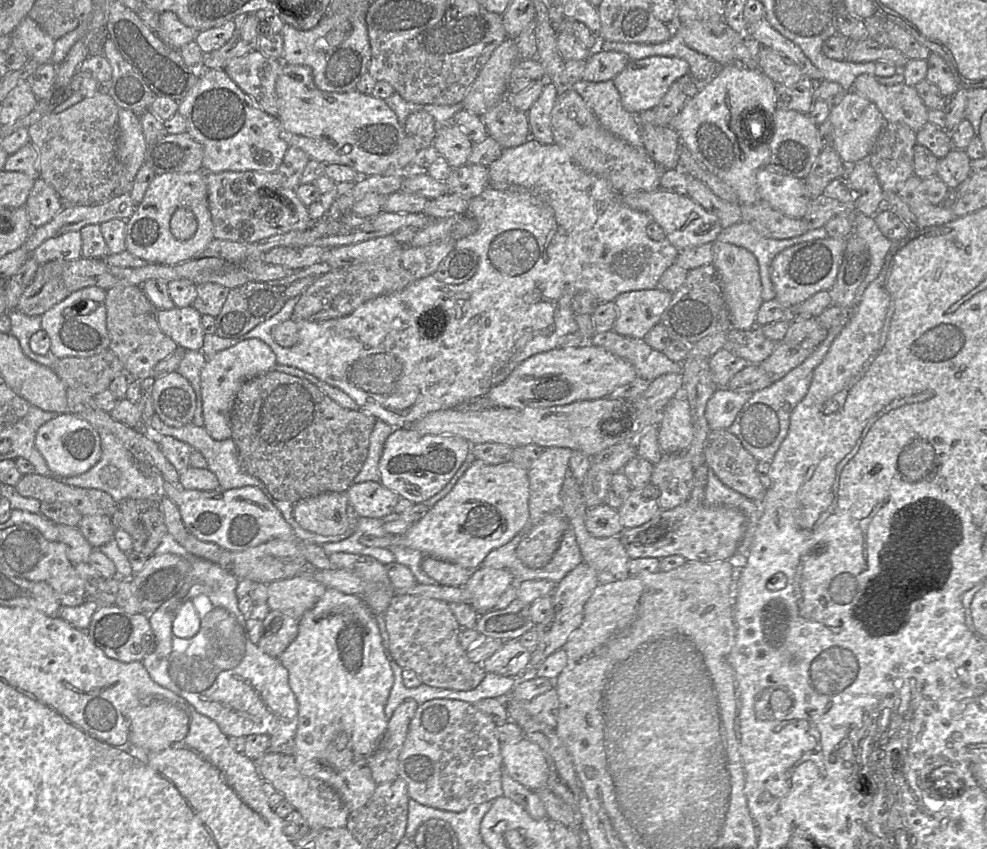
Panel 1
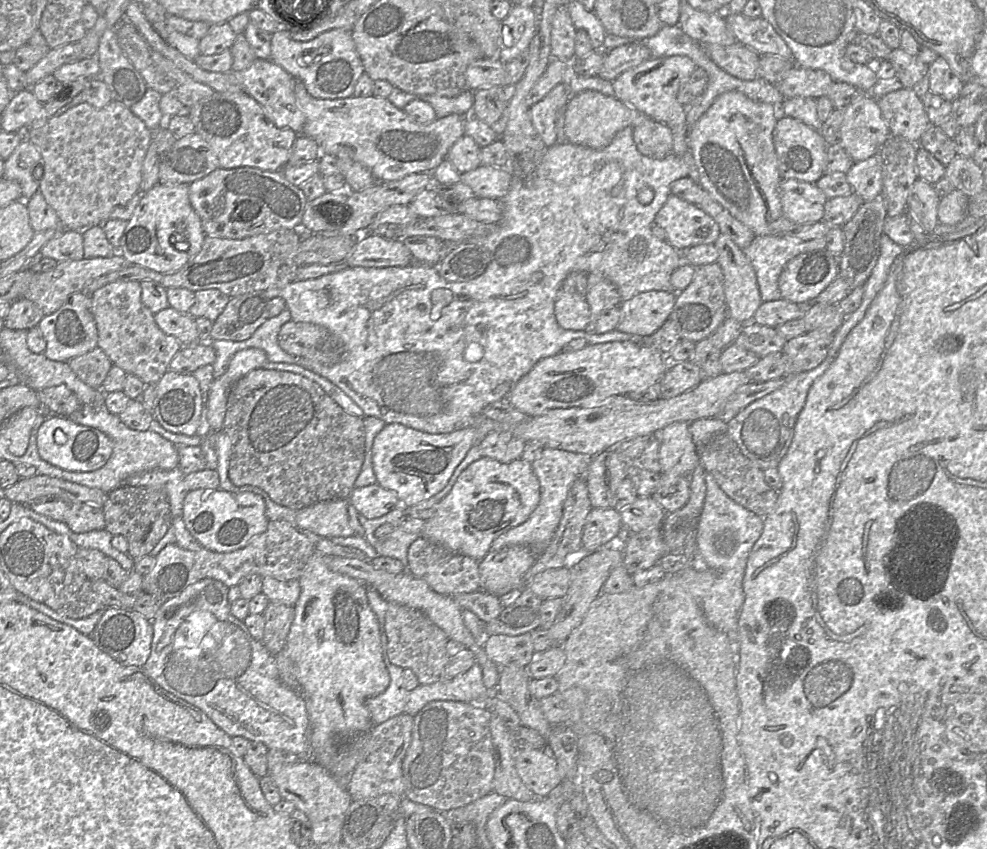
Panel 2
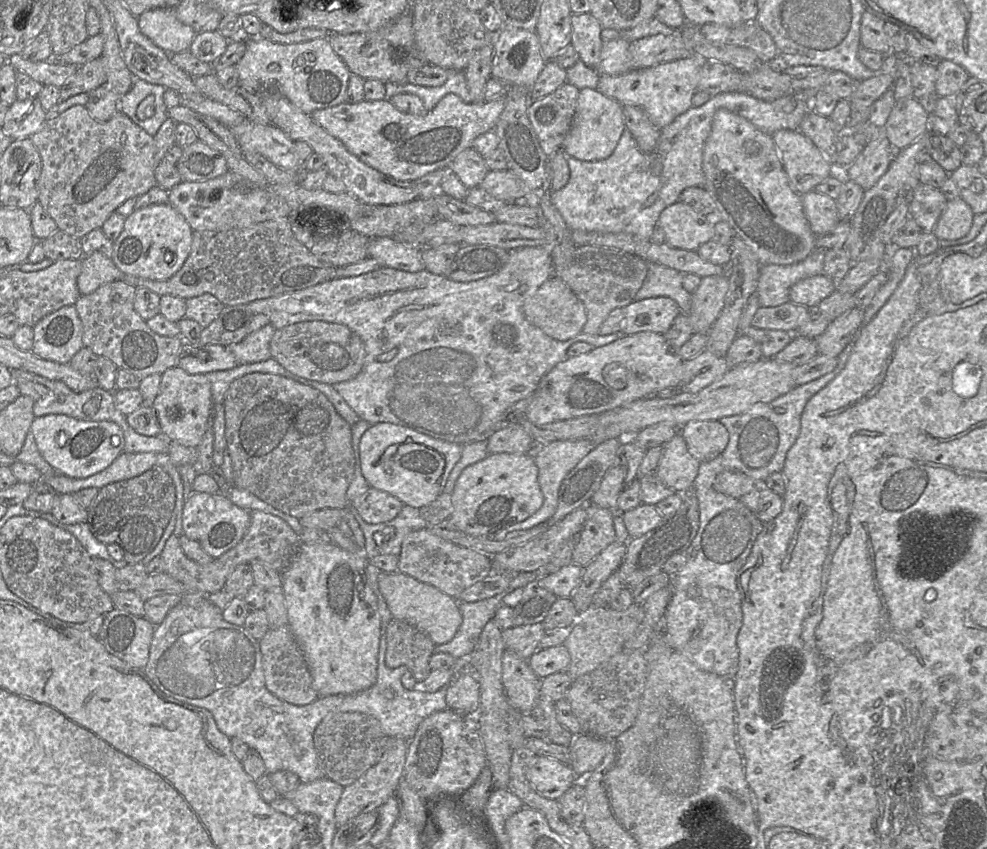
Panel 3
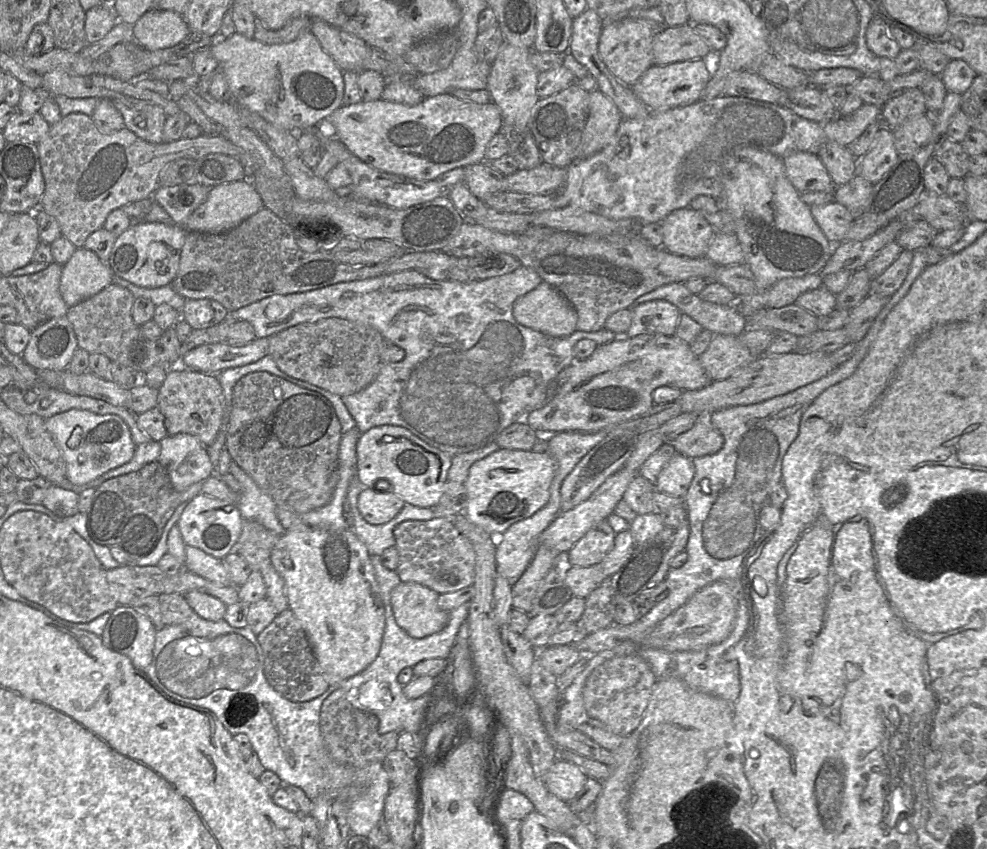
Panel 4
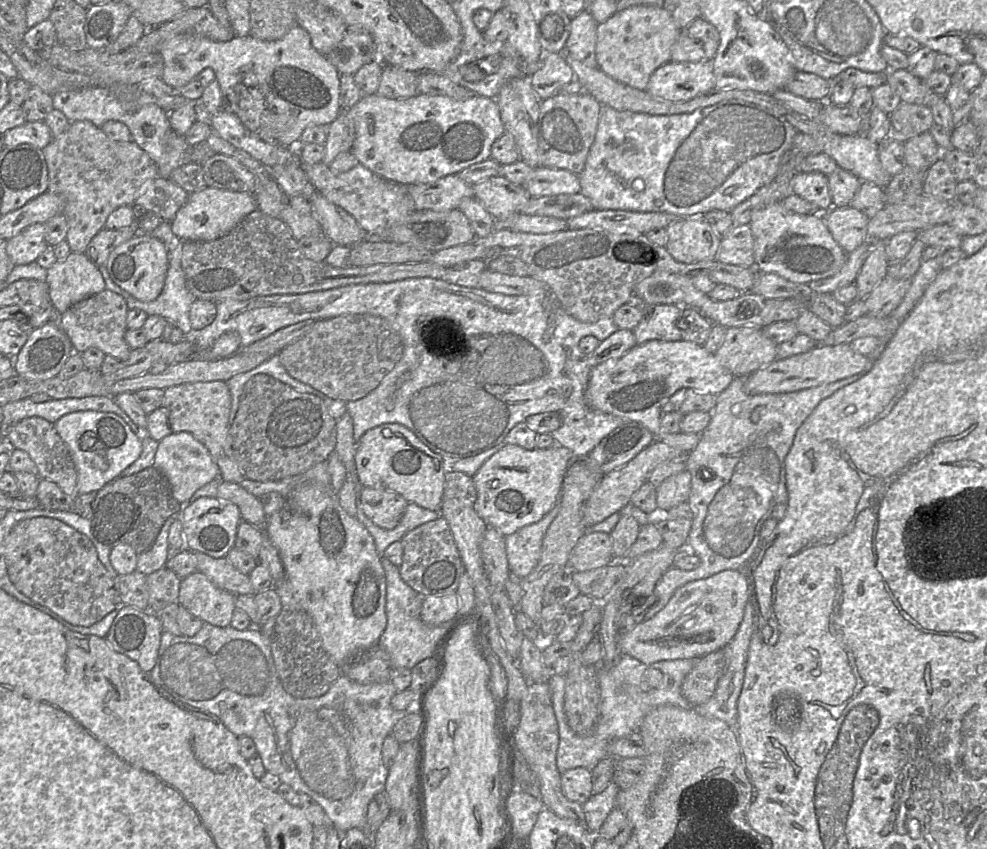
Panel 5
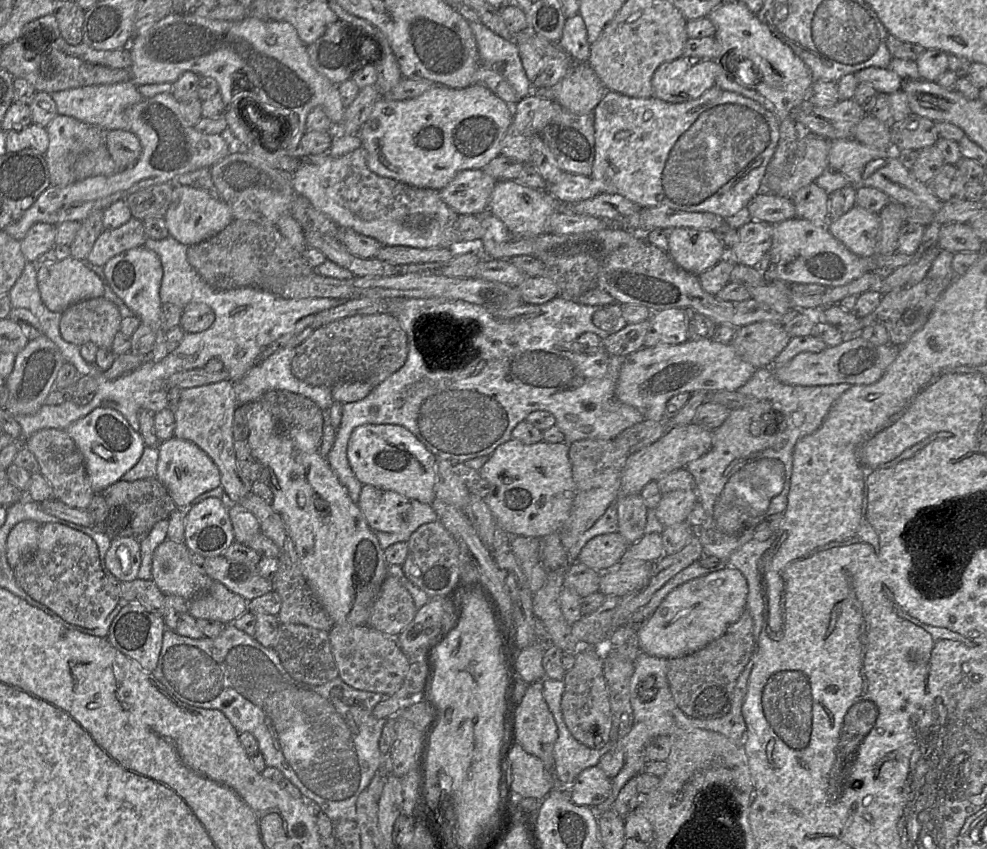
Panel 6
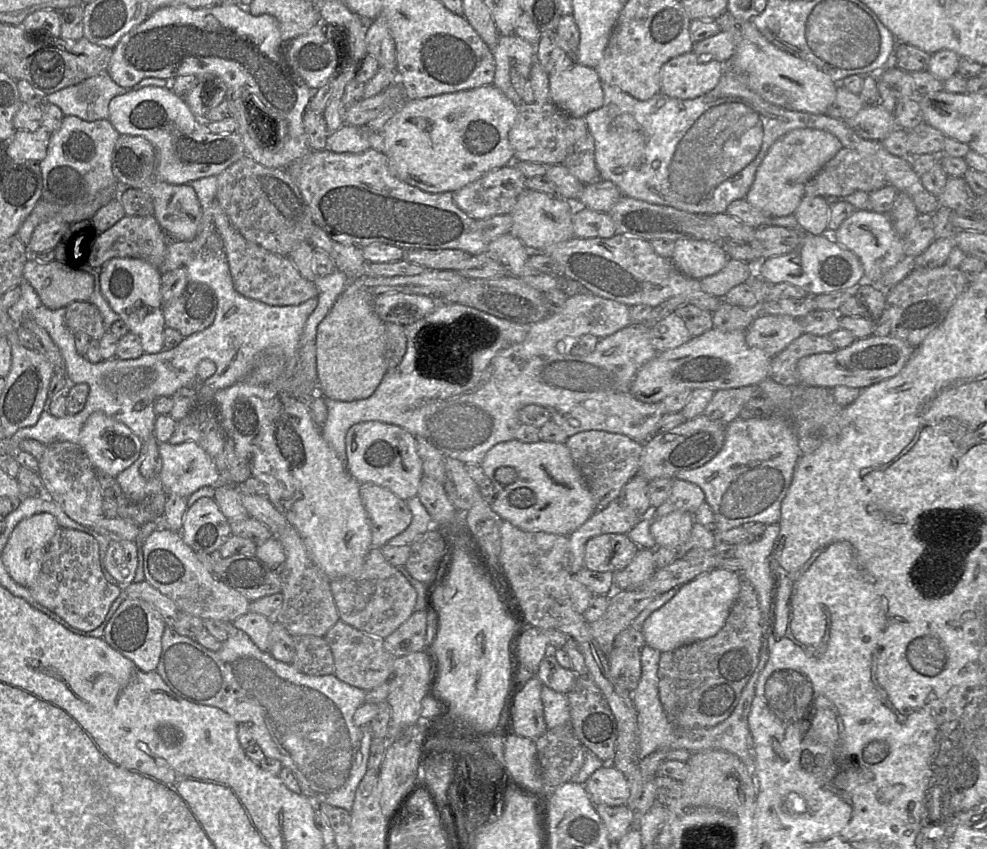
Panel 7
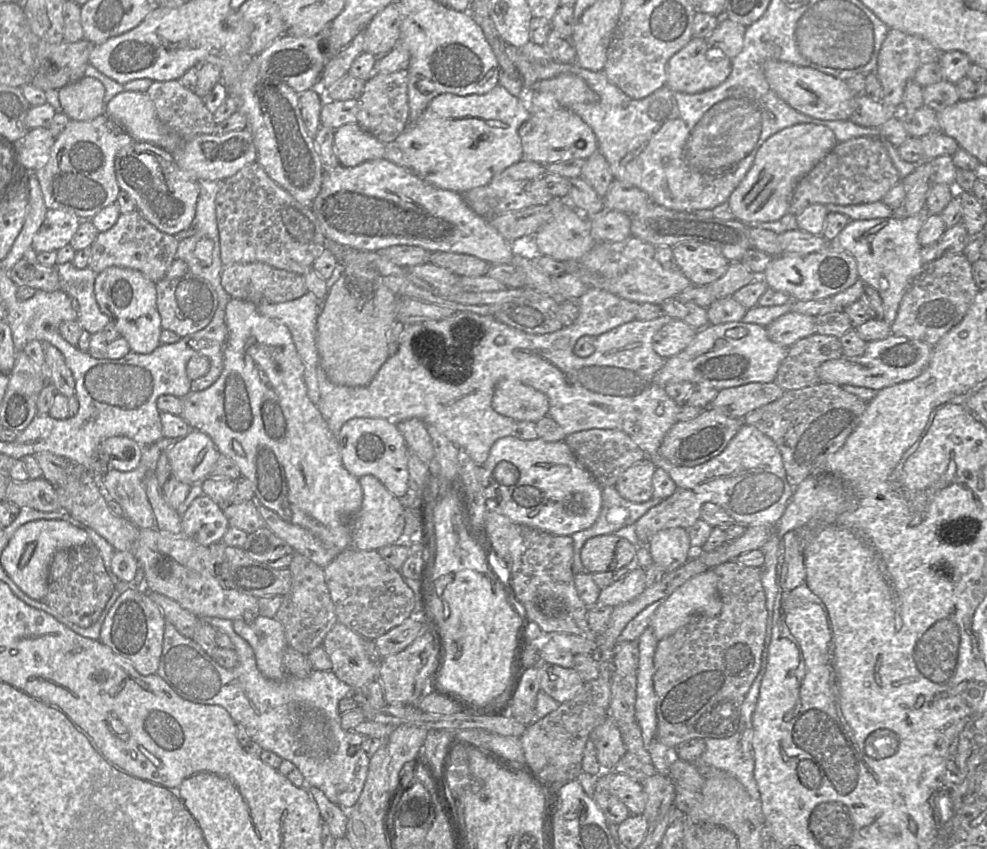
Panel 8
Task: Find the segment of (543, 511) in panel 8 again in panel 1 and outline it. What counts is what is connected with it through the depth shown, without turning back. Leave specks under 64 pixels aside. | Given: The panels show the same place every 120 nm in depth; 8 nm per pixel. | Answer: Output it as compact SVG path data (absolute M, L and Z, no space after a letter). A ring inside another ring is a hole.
M474 459L454 487L429 508L426 514L411 524L404 534L383 537L361 536L366 546L404 546L431 556L477 569L488 553L521 534L529 520L528 471L512 462L497 465Z

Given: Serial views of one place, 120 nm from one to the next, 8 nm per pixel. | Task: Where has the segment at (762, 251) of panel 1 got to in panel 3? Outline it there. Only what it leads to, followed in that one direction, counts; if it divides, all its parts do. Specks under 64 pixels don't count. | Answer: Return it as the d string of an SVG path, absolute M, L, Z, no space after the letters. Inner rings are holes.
M827 249L813 250L804 260L791 265L768 264L760 267L757 296L761 307L779 306L789 299L789 290L798 281L823 274Z

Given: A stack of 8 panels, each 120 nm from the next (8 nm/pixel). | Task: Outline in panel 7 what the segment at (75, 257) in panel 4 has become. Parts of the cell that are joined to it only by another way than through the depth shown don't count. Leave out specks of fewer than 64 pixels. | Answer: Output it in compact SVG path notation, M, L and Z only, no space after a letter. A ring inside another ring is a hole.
M28 259L23 278L35 289L42 303L52 310L67 307L75 301L89 302L94 291L92 275L56 260L45 263Z

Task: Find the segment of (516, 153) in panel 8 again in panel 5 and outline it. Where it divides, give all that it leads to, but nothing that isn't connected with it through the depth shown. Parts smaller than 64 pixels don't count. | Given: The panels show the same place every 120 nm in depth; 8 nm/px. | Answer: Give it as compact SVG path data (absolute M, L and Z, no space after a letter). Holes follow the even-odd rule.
M378 94L362 96L348 109L354 126L355 140L351 148L358 163L379 177L401 185L428 184L490 158L494 141L505 133L497 102L493 98L474 95L455 100L444 95L417 94L405 99L390 99Z

